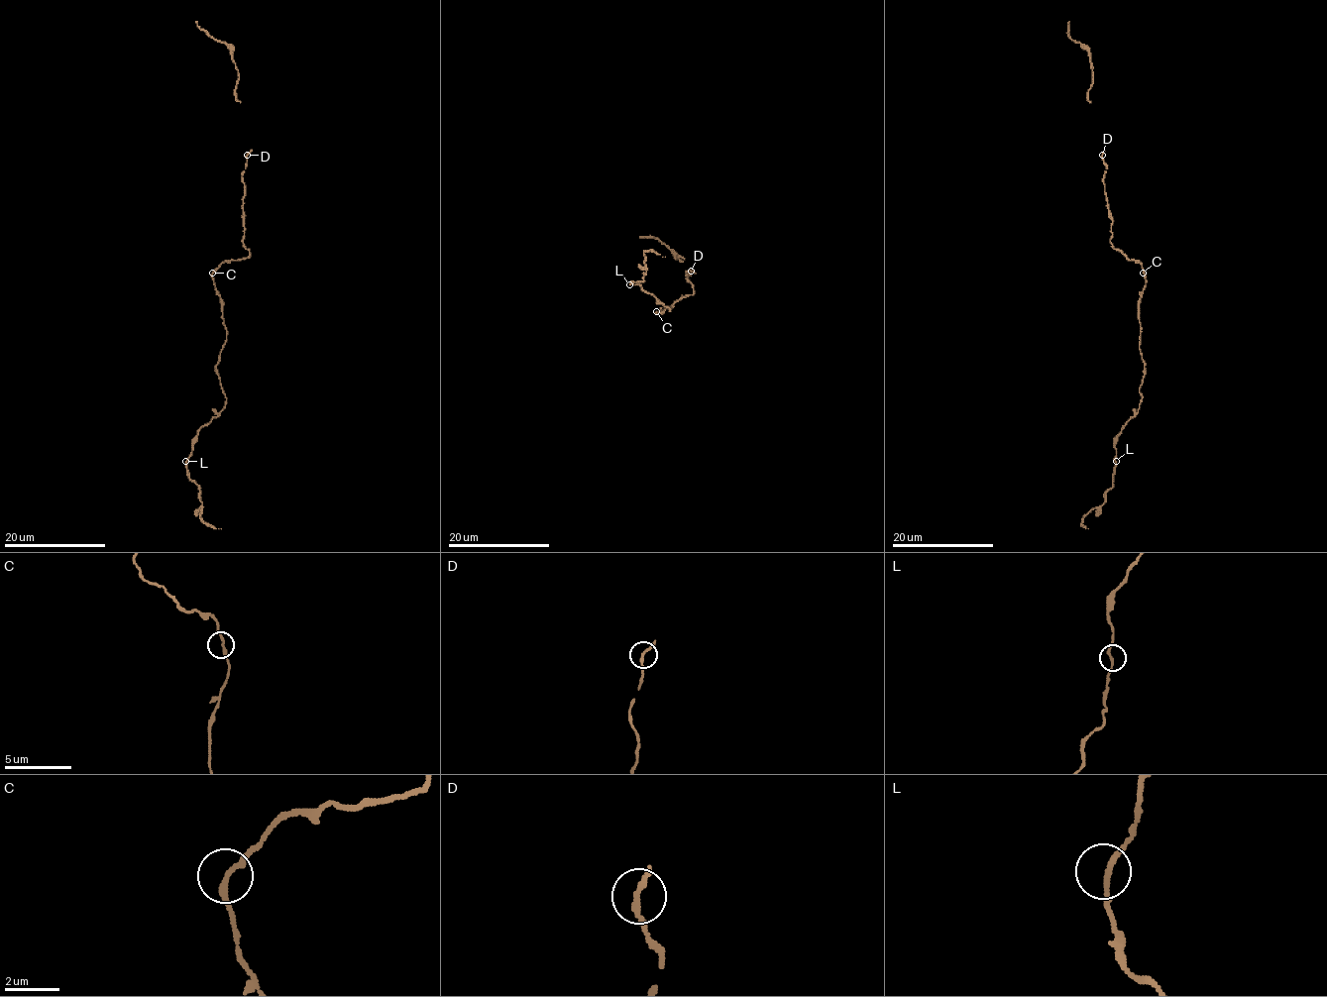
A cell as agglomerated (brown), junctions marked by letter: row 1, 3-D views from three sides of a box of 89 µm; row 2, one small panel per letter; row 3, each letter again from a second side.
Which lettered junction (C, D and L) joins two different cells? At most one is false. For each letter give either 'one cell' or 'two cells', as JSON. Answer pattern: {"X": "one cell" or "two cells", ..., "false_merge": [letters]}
{"C": "one cell", "D": "one cell", "L": "one cell", "false_merge": []}

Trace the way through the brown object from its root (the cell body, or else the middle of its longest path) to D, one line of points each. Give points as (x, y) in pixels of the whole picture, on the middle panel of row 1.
D: (657, 312), (693, 293), (686, 274), (689, 275), (691, 271)

